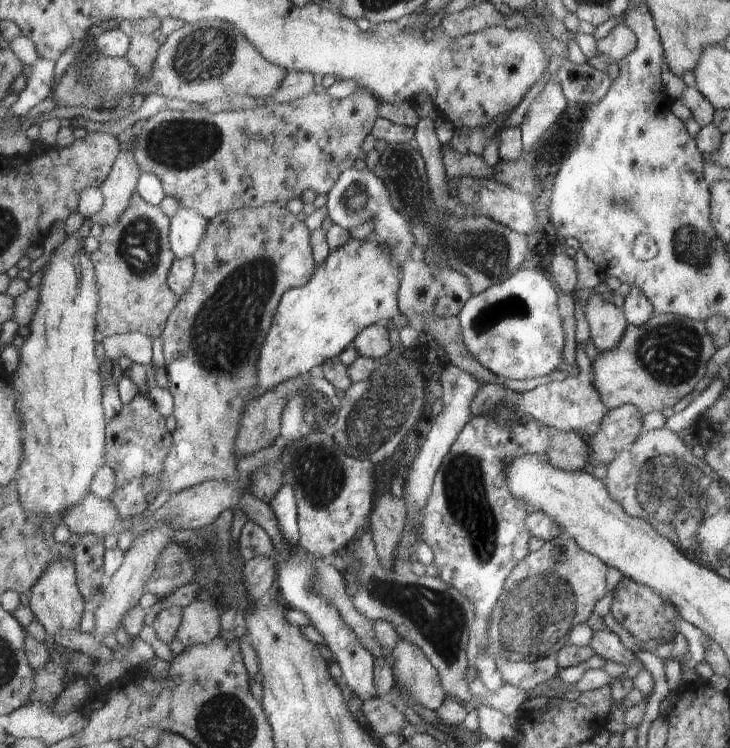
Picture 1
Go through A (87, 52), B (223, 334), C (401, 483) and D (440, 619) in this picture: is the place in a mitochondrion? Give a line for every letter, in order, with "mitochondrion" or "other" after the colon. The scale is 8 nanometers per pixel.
A: other
B: mitochondrion
C: other
D: mitochondrion

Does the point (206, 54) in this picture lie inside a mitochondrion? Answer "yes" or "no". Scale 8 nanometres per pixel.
yes

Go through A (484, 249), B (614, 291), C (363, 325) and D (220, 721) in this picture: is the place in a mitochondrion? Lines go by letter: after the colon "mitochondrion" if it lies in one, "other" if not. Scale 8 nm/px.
A: mitochondrion
B: other
C: other
D: mitochondrion

